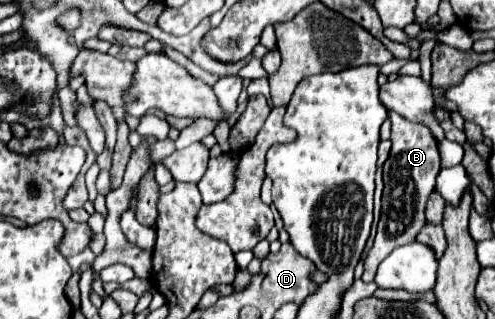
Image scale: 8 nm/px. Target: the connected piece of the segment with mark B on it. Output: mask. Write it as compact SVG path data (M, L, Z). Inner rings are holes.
M389 112L391 120L391 154L383 164L383 202L381 202L381 218L377 226L377 236L373 248L365 256L365 272L363 280L373 282L377 266L399 246L409 244L417 238L417 232L425 226L425 208L427 200L435 190L435 178L441 170L441 156L437 148L437 140L433 138L431 130L425 124L417 124L405 120L403 116Z

